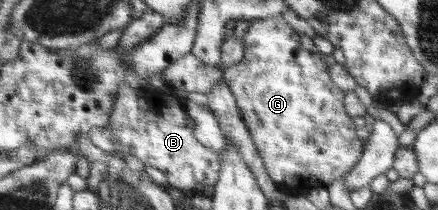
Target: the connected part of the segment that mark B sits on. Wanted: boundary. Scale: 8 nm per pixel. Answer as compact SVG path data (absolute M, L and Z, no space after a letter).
M122 81L117 86L113 107L110 111L109 126L112 129L102 130L94 127L87 132L87 136L94 146L101 148L104 153L117 154L118 156L136 156L144 162L145 166L154 166L162 170L166 175L168 184L178 188L183 192L211 189L216 184L221 169L221 158L218 152L214 152L210 147L204 146L195 136L191 125L191 116L184 108L164 108L166 102L160 100L146 100L142 98L138 91L135 91L127 81Z

